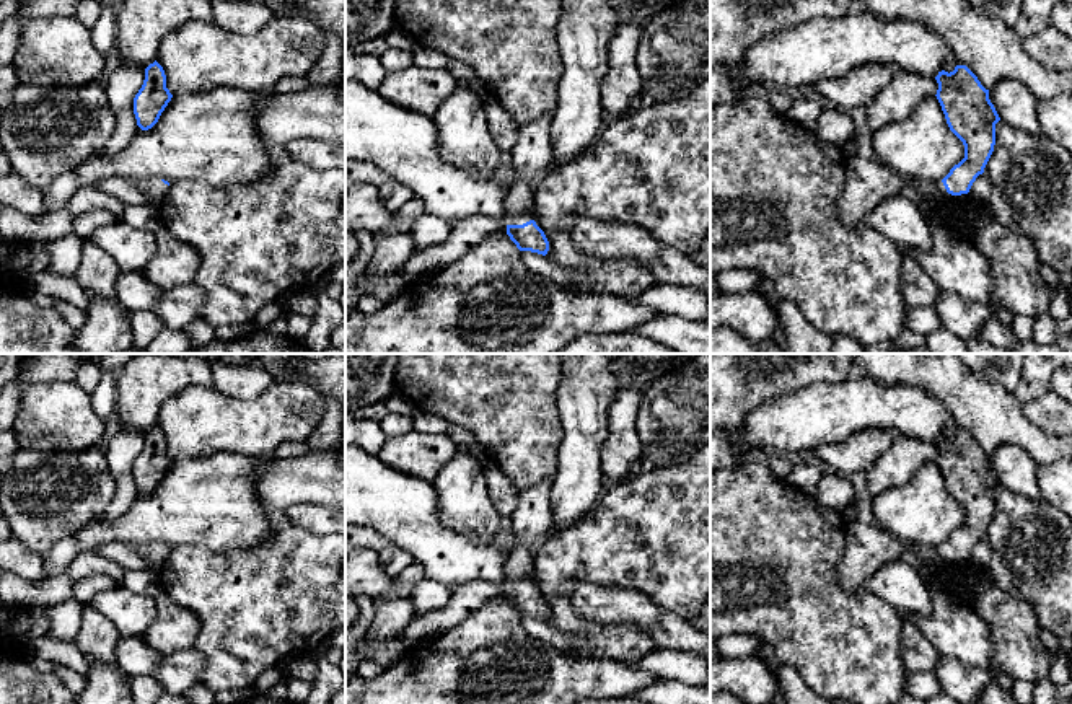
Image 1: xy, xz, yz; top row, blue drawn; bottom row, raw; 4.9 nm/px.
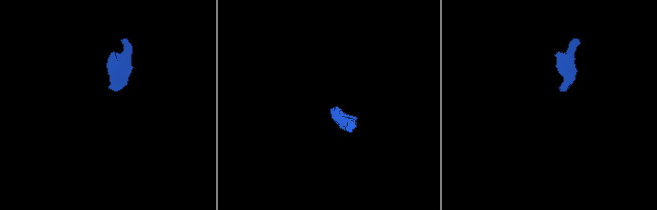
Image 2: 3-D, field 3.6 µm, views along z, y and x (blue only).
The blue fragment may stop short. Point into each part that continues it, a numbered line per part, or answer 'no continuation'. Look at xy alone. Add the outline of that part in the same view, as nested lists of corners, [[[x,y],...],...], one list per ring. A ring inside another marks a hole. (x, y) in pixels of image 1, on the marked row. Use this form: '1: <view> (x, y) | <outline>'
1: xy (155, 189) | [[[147,179],[140,183],[140,191],[155,204],[158,205],[163,197],[166,196],[168,184],[161,179]]]

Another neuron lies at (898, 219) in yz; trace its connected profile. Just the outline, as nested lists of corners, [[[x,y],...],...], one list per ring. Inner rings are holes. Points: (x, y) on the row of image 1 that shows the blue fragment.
[[[896,194],[875,205],[863,222],[888,241],[904,249],[929,251],[934,244],[932,228],[916,199]]]

